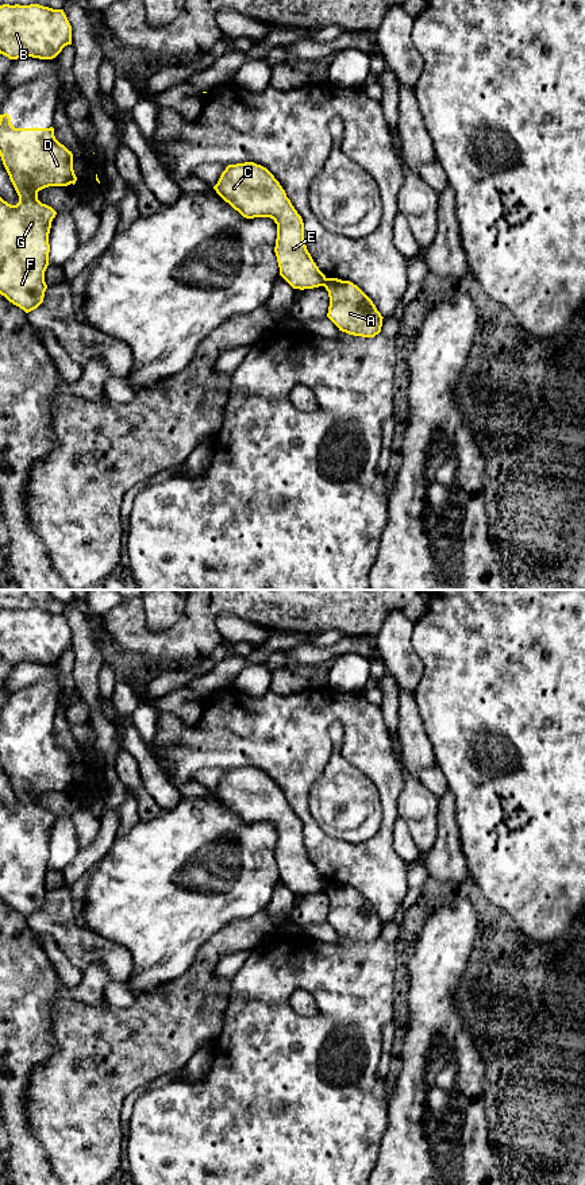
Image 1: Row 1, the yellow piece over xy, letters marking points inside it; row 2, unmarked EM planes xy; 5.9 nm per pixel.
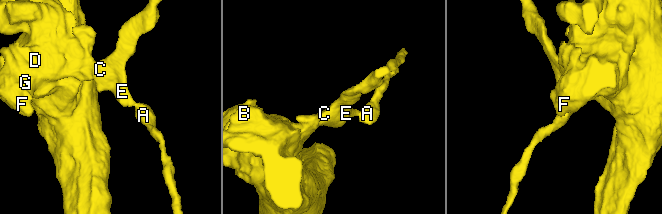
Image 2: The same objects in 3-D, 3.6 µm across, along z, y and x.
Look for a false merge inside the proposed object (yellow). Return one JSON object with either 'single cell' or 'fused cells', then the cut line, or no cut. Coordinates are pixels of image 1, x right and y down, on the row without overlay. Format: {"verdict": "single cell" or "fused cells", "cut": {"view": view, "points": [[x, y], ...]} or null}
{"verdict": "fused cells", "cut": {"view": "xy", "points": [[327, 883], [323, 890]]}}

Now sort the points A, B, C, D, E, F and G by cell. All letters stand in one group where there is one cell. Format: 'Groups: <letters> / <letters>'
Groups: A / B C D E F G

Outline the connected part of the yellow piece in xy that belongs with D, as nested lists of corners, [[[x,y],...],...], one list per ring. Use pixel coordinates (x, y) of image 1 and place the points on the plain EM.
[[[8,718],[0,719],[0,761],[9,784],[19,800],[19,807],[11,810],[0,802],[0,899],[26,918],[36,914],[45,902],[47,889],[45,876],[49,871],[49,838],[57,817],[38,804],[38,796],[49,791],[76,788],[73,759],[54,741],[54,733],[15,733]]]

